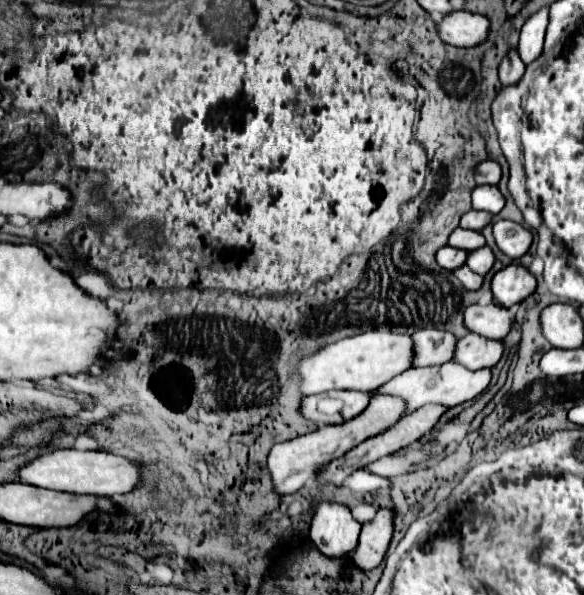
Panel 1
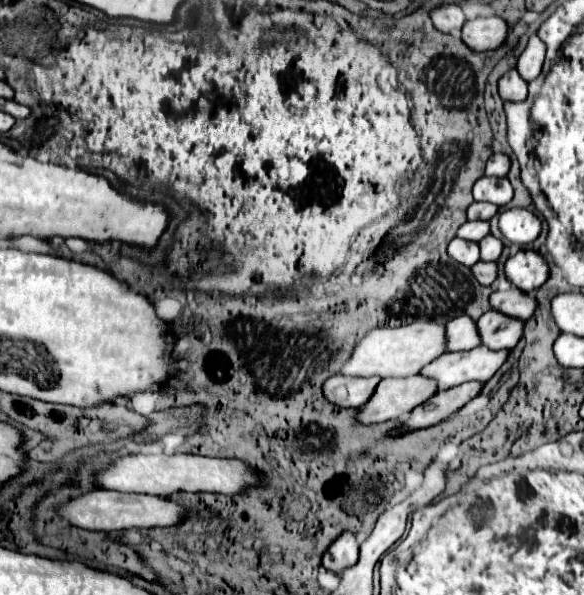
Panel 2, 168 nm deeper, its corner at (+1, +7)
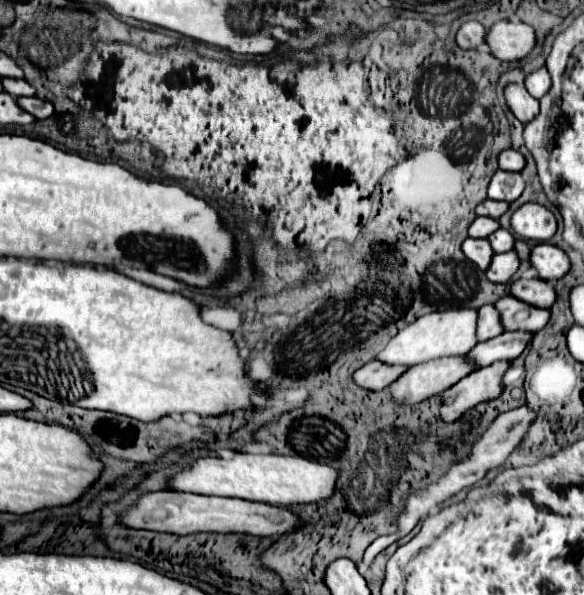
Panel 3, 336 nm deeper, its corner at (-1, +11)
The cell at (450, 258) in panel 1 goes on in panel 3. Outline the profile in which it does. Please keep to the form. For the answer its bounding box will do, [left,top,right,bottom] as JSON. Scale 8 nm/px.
[463,239,495,271]

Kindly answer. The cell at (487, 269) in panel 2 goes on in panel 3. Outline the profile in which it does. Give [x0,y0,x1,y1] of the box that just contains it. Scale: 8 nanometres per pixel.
[485,249,519,283]

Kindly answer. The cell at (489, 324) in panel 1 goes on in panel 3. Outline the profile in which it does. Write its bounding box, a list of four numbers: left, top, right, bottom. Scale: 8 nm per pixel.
[511,279,557,309]

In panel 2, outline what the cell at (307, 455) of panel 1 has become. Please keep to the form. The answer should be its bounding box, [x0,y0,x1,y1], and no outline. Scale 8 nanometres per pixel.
[357,375,437,425]

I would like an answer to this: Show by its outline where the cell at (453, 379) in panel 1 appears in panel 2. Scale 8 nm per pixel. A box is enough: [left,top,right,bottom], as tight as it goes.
[421,347,509,391]

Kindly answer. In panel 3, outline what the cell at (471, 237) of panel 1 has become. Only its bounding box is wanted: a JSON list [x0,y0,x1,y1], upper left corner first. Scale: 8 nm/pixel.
[469,217,499,237]

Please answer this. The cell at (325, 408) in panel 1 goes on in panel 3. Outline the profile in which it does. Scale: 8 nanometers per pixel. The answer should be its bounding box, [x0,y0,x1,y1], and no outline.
[355,361,409,389]

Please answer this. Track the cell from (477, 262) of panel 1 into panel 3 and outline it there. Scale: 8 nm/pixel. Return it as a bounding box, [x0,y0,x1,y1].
[489,229,515,253]

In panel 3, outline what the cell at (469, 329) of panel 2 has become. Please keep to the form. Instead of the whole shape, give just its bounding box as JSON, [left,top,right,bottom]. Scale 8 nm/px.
[479,305,505,341]

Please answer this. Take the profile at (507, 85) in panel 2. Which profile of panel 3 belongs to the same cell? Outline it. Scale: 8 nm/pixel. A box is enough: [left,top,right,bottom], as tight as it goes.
[505,85,539,125]

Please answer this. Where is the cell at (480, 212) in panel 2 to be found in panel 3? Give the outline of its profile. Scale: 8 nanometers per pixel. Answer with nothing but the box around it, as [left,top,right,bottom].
[477,199,509,219]

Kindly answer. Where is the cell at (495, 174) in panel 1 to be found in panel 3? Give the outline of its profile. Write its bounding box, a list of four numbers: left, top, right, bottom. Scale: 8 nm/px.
[499,149,525,171]

